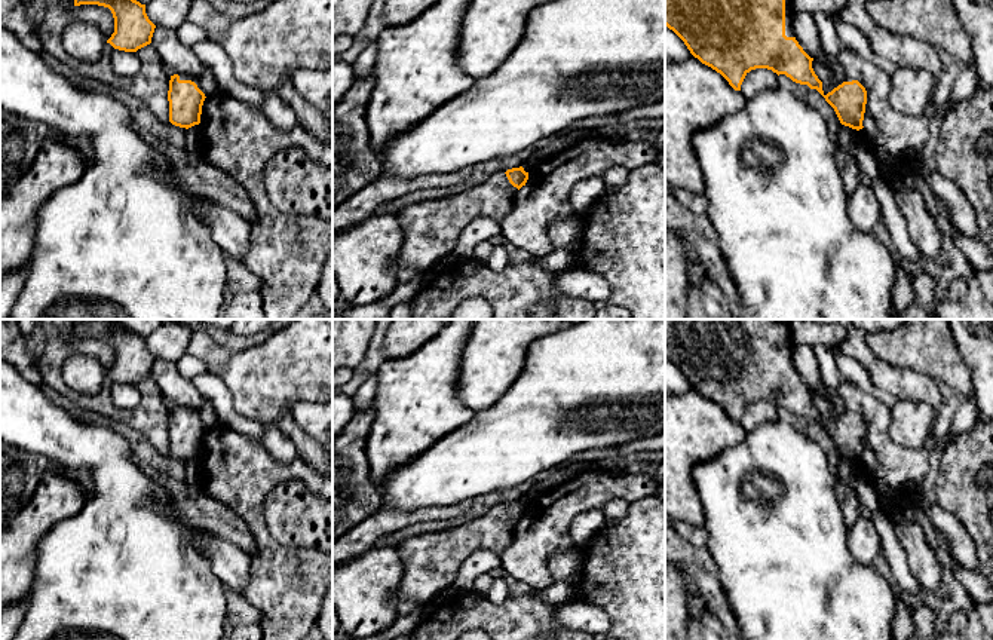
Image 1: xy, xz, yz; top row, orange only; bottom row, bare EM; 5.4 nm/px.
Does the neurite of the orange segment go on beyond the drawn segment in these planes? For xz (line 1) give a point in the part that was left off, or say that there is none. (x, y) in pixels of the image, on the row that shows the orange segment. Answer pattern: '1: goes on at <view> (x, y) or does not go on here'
1: does not go on here

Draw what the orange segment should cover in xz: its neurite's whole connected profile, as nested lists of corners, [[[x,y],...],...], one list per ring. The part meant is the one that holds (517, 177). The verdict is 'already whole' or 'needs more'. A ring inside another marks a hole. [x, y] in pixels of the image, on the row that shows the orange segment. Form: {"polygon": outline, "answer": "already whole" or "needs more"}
{"polygon": [[[522,166],[508,169],[505,174],[506,174],[509,183],[511,183],[514,187],[517,187],[518,190],[520,190],[522,186],[525,186],[525,183],[527,183],[527,180],[528,180],[528,172],[525,172]]], "answer": "already whole"}

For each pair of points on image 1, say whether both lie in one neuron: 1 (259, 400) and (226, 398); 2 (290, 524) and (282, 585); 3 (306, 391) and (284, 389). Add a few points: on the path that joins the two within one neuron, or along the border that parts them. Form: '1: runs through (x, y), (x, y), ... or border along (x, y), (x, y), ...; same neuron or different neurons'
1: border along (208, 374), (223, 382), (241, 415), (259, 422); different neurons
2: border along (264, 517), (267, 530), (279, 542), (316, 550); different neurons
3: runs through (300, 389), (290, 389); same neuron

